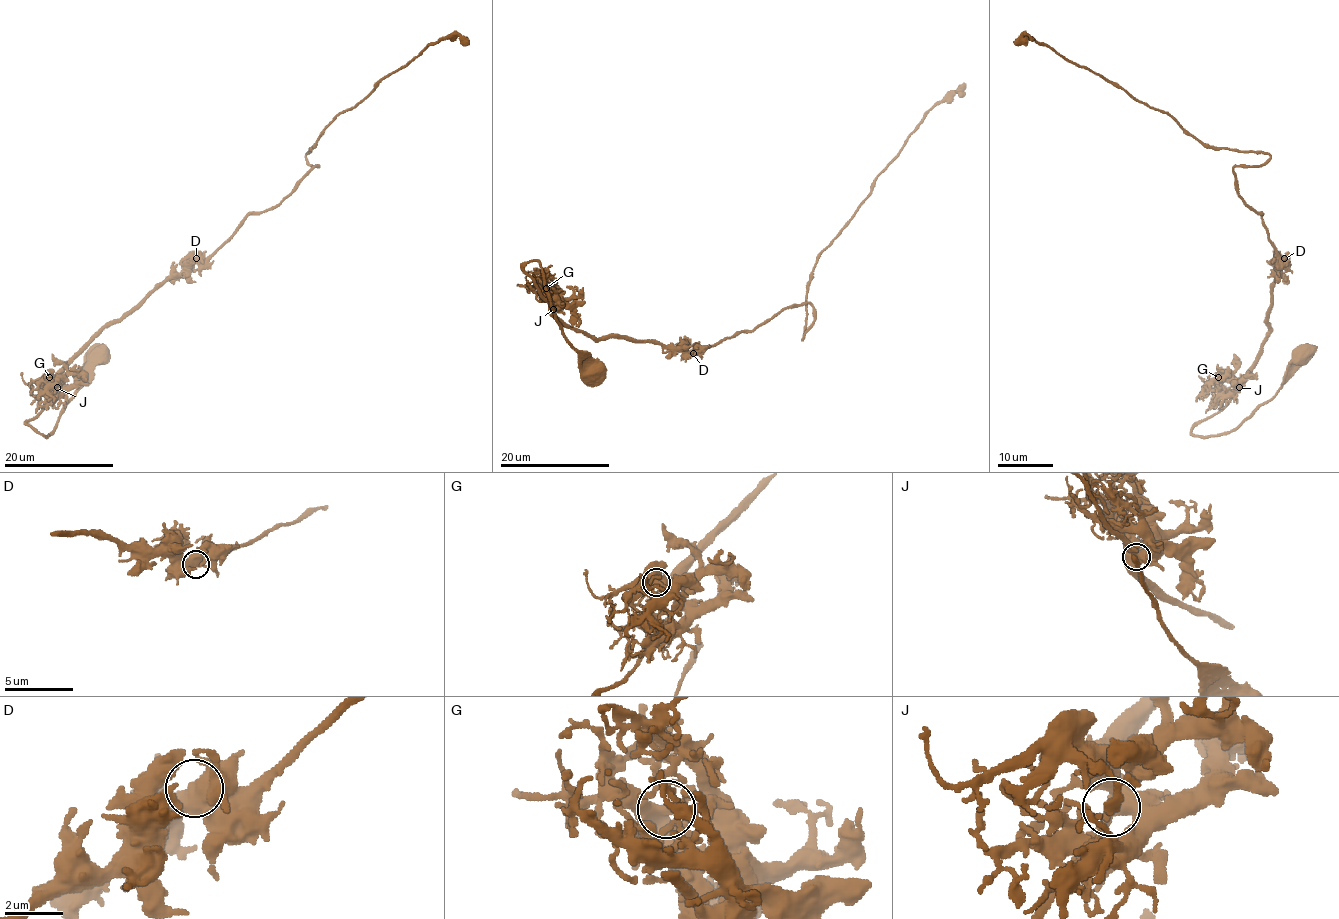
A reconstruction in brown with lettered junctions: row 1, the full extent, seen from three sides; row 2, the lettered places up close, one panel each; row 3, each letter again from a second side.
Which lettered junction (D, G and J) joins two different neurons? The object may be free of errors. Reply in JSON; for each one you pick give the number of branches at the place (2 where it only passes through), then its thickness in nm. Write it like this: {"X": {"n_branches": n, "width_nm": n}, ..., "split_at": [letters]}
{"split_at": []}

